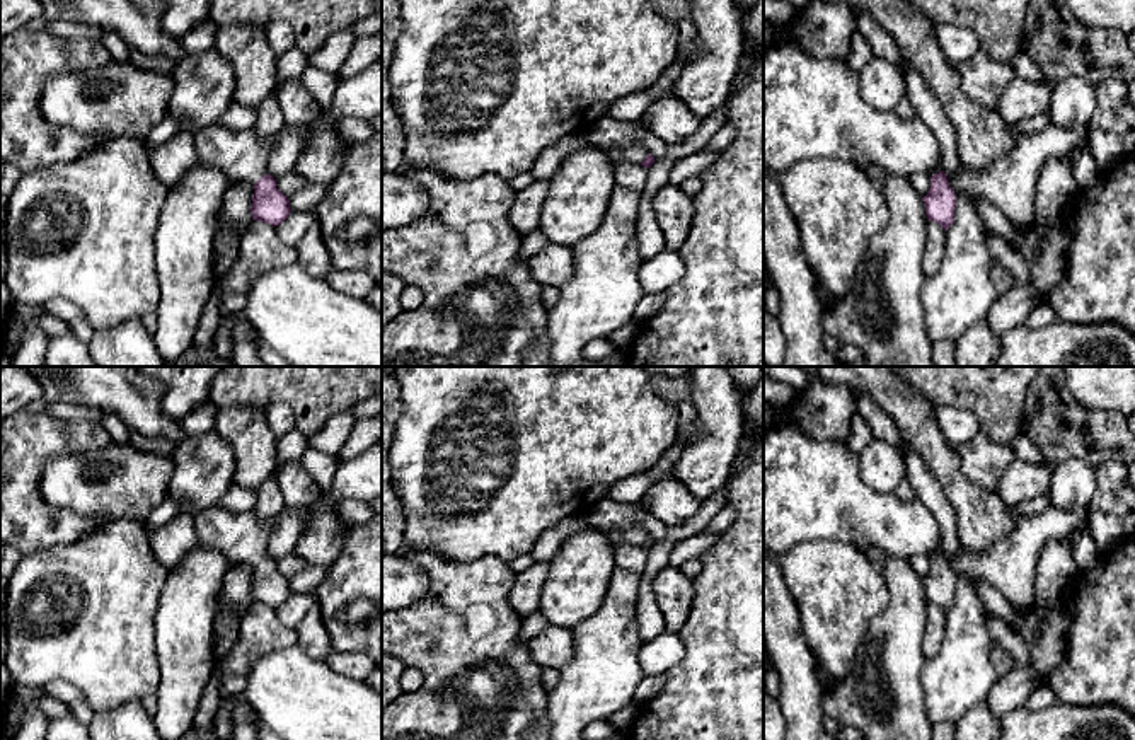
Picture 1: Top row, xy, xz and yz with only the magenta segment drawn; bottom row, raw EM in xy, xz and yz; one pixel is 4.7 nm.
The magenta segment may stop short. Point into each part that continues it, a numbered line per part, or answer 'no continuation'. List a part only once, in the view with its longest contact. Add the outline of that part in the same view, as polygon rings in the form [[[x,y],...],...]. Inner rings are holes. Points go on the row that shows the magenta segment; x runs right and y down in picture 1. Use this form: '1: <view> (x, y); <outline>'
1: xy (242, 156); [[[216,121],[194,133],[194,145],[199,160],[222,171],[230,182],[256,184],[268,174],[276,136],[264,138],[254,128],[228,130]]]

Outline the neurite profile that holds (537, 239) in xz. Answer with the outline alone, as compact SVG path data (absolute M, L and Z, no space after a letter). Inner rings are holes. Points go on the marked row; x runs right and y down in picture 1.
M535 228L532 234L523 237L520 257L528 261L533 254L537 254L549 242L550 240L547 239L547 235L540 228Z

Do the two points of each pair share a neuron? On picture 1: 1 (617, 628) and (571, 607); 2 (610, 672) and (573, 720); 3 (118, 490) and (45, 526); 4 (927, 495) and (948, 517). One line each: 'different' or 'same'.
1: different
2: same
3: different
4: same

